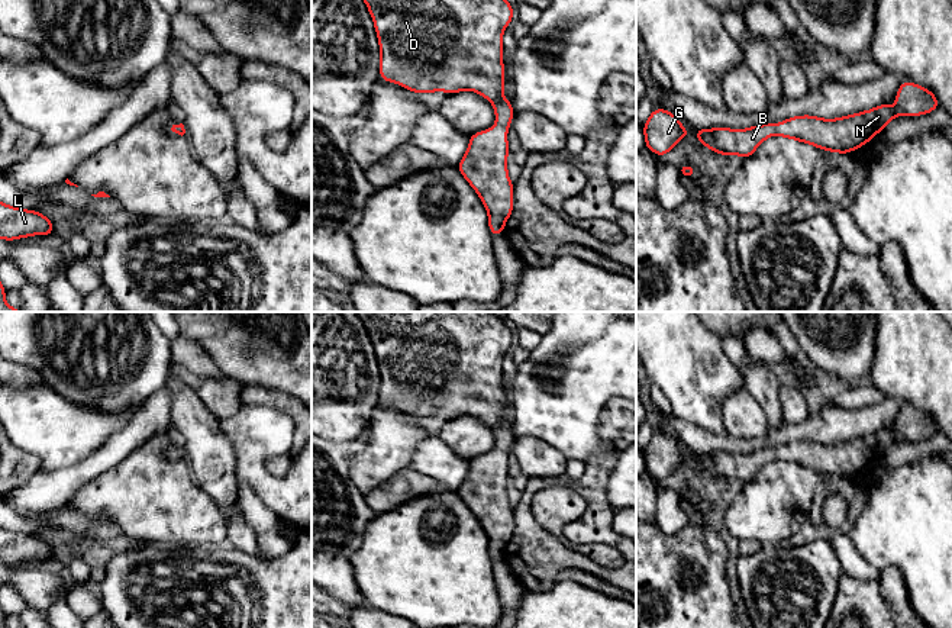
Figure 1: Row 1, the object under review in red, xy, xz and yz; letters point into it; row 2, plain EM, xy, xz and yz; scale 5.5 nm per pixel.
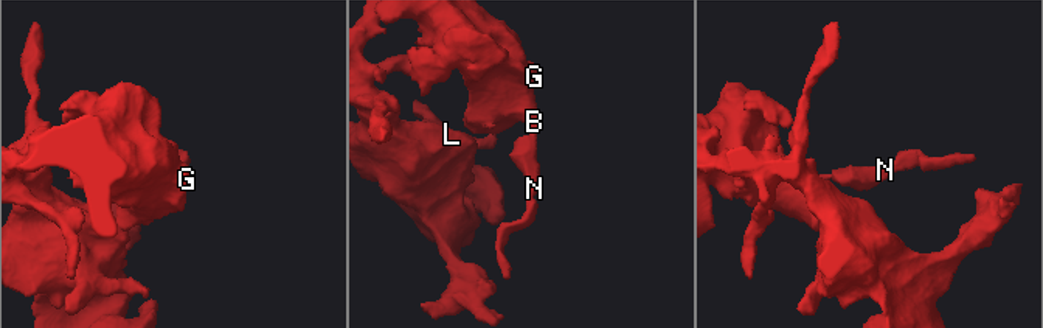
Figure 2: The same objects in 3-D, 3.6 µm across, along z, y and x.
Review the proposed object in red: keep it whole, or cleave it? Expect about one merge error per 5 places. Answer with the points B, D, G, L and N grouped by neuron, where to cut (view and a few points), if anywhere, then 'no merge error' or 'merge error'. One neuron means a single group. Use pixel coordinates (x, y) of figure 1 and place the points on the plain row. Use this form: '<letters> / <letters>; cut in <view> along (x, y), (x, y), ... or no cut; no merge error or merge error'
B D G L N; no cut; no merge error

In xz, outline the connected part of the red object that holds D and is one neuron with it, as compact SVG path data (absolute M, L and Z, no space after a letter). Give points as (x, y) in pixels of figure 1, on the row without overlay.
M355 312L364 323L380 367L380 405L404 410L413 418L464 415L477 416L488 424L496 435L496 451L469 461L469 470L456 493L483 525L488 538L493 561L504 557L504 548L513 537L513 508L507 499L507 454L514 441L512 426L503 421L504 392L501 363L514 336L504 319L490 312Z

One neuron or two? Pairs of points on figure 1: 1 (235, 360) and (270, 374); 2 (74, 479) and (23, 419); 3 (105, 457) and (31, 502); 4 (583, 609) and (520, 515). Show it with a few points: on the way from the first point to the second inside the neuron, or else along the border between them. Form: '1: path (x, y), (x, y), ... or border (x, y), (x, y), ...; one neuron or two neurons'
1: path (244, 360), (257, 361), (261, 366); one neuron
2: border (94, 450), (70, 466), (39, 469); two neurons
3: path (86, 470), (49, 490); one neuron
4: border (557, 580), (552, 583); two neurons

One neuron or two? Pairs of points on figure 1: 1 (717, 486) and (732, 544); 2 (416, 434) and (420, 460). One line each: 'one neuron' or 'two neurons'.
1: one neuron
2: two neurons

